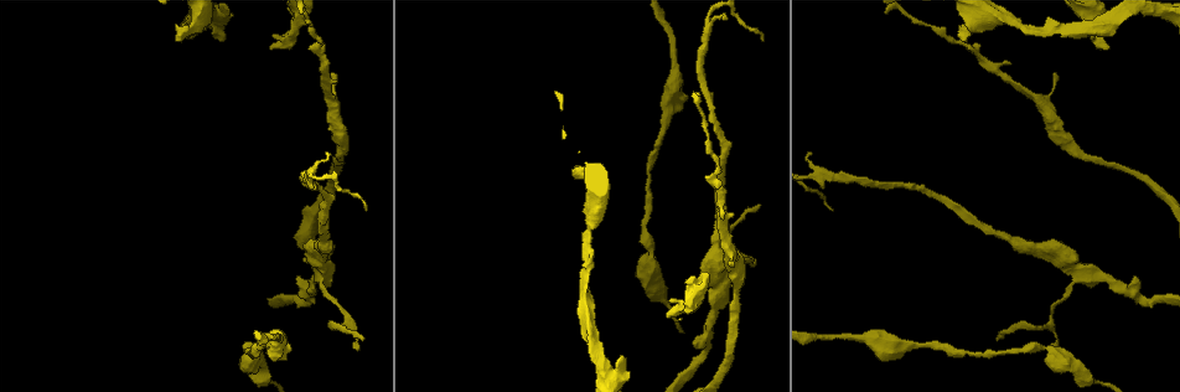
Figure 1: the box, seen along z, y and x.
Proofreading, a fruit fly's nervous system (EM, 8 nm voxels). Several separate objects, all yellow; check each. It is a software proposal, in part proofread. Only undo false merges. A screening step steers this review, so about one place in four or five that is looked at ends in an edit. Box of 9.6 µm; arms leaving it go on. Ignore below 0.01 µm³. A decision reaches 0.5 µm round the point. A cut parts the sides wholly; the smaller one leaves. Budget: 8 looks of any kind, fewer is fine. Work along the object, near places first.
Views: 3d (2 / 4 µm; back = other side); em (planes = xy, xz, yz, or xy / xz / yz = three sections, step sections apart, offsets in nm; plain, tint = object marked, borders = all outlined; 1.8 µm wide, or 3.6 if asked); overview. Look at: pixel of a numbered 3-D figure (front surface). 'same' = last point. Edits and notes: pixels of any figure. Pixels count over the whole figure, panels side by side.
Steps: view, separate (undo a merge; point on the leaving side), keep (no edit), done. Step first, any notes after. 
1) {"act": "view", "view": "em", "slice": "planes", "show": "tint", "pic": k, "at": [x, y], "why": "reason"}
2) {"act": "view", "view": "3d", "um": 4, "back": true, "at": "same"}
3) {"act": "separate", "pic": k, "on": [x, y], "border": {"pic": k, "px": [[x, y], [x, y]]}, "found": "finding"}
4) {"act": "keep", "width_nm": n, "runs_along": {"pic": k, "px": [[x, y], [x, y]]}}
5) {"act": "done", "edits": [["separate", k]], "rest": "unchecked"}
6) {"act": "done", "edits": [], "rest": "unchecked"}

{"act": "view", "view": "3d", "um": 4, "pic": 1, "at": [1076, 270]}

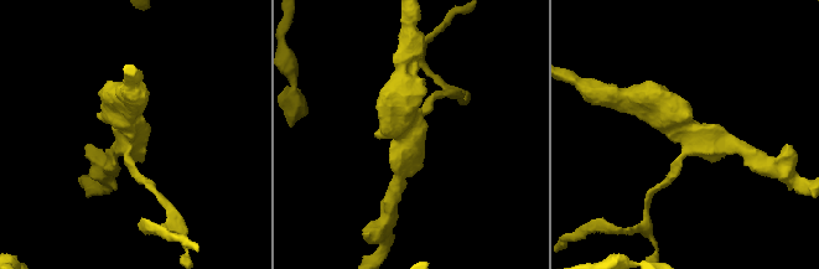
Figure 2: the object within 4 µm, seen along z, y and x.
{"act": "view", "view": "em", "slice": "yz", "step": 16, "show": "tint", "pic": 2, "at": [411, 138], "arms": 3, "why": "now the EM"}

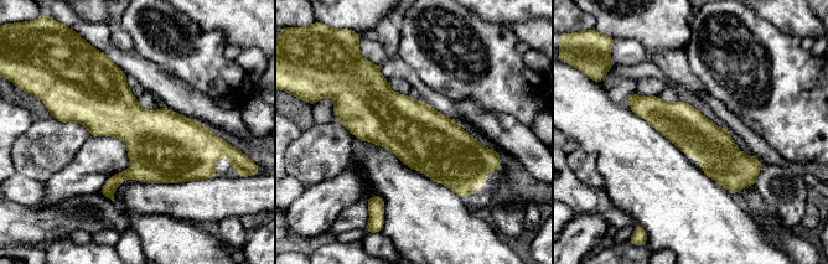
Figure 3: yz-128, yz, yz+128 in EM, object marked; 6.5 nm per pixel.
{"act": "view", "view": "em", "slice": "planes", "show": "tint", "at": "same"}

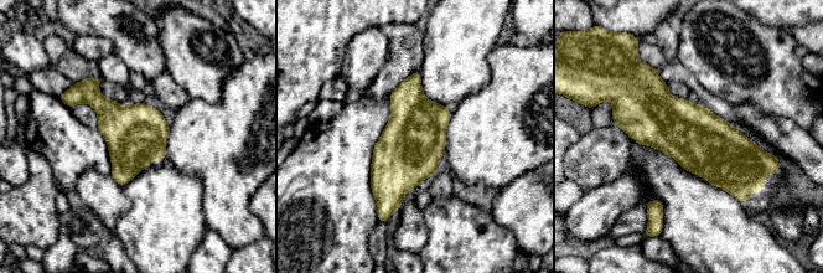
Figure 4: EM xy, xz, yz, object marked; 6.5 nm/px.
{"act": "keep", "found": "continuous, no second neuron"}

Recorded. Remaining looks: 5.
{"act": "view", "view": "3d", "um": 4, "pic": 1, "at": [584, 292], "why": "sudden change in width"}

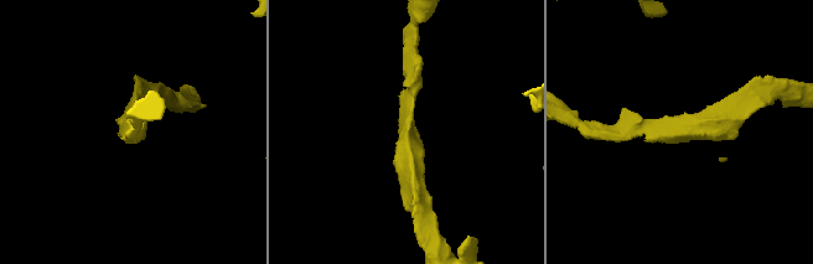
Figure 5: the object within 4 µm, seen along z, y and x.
{"act": "view", "view": "em", "slice": "planes", "show": "tint", "pic": 5, "at": [684, 133], "arm_widths_nm": [180, 380]}

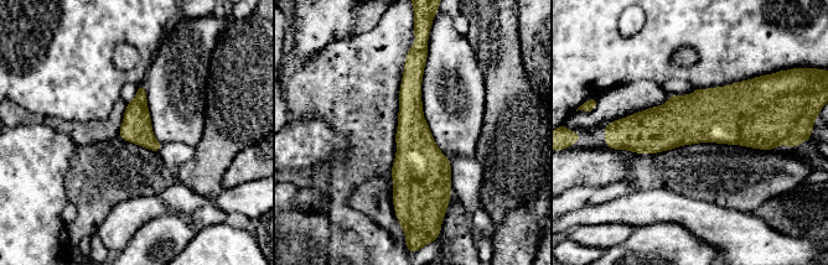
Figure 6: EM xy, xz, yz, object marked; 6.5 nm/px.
{"act": "keep", "runs_along": {"pic": 6, "px": [[419, 56], [412, 77], [407, 204]]}, "found": "one neuron here"}

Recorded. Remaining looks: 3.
{"act": "view", "view": "em", "slice": "xy", "step": 16, "show": "tint", "pic": 1, "at": [699, 296], "why": "thick turns thin"}

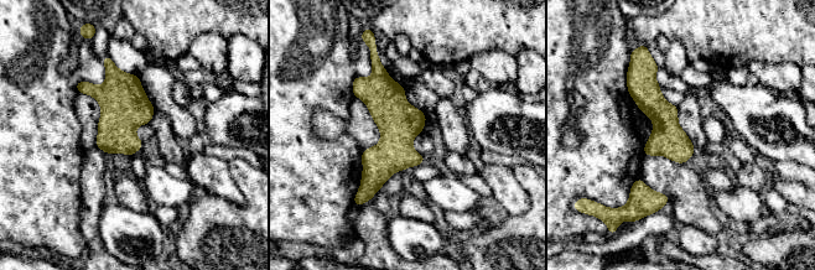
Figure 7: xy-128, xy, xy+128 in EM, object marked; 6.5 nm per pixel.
{"act": "view", "view": "em", "slice": "planes", "show": "tint", "at": "same"}

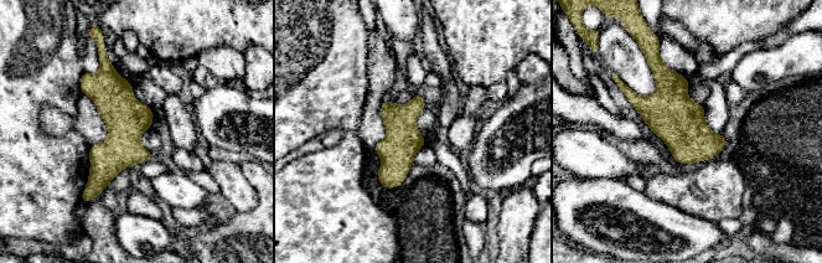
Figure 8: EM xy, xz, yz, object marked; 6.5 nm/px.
{"act": "keep", "found": "one neuron here"}

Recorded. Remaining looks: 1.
{"act": "done", "edits": [], "rest": "unchecked"}

